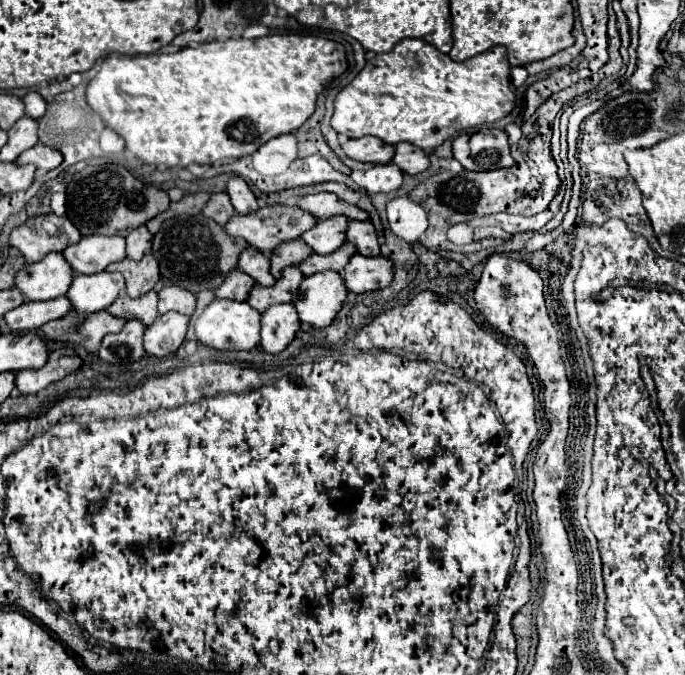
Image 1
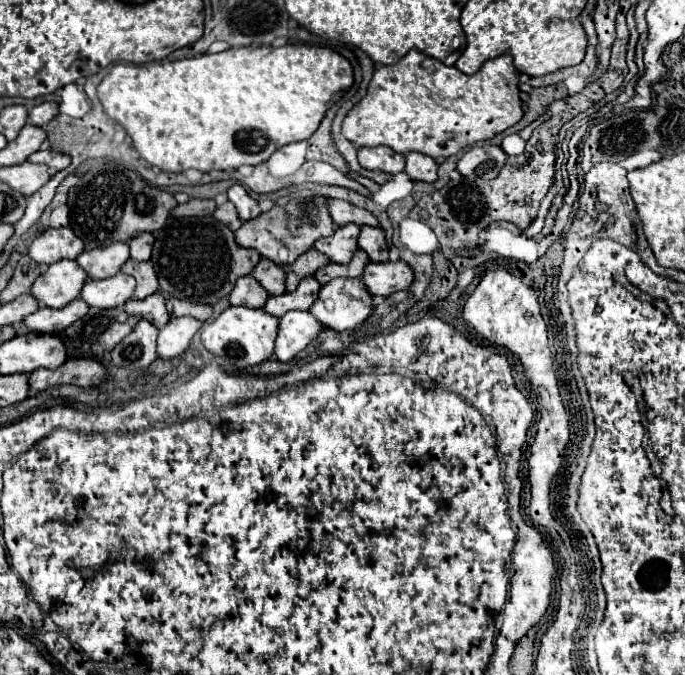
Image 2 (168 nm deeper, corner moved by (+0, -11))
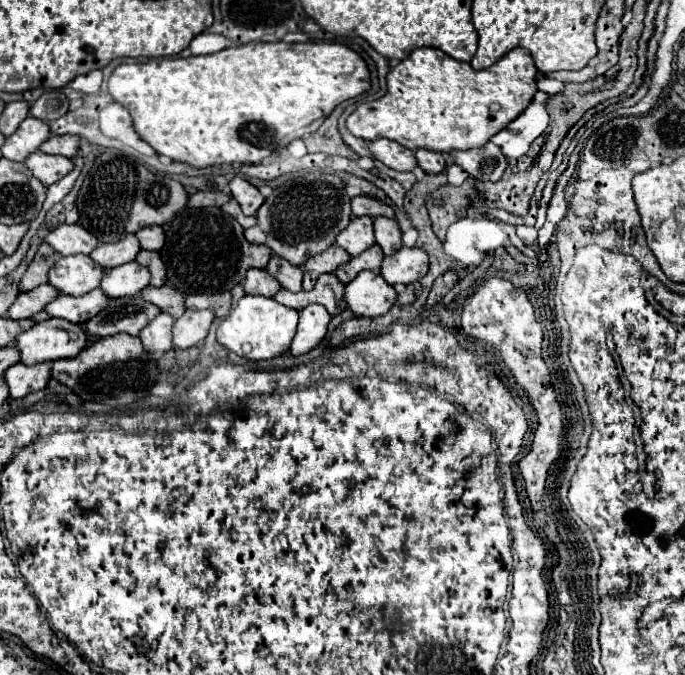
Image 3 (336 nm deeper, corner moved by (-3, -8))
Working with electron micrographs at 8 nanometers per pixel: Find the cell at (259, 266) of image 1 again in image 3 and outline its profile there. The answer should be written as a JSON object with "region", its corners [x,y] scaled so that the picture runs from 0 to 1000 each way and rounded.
{"region":[[[397,379],[388,400],[412,421],[412,427],[418,427],[423,433],[441,430],[441,397],[426,394],[420,385],[415,385],[409,379]]]}

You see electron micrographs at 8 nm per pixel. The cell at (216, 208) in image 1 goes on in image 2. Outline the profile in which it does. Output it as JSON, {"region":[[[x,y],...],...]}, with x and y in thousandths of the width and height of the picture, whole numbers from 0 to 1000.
{"region":[[[337,298],[320,304],[320,307],[314,310],[311,321],[320,324],[323,330],[328,330],[337,342],[346,342],[346,336],[352,333],[352,324],[349,324],[349,319],[346,319],[346,310],[343,310],[343,304],[340,304]]]}

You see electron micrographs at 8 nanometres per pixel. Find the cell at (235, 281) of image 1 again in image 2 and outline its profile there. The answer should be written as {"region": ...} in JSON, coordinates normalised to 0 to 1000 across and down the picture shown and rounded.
{"region":[[[352,410],[343,419],[343,428],[334,437],[334,449],[337,452],[355,452],[355,455],[366,455],[366,458],[381,458],[384,449],[390,446],[393,434],[387,434],[387,428],[366,410]]]}

